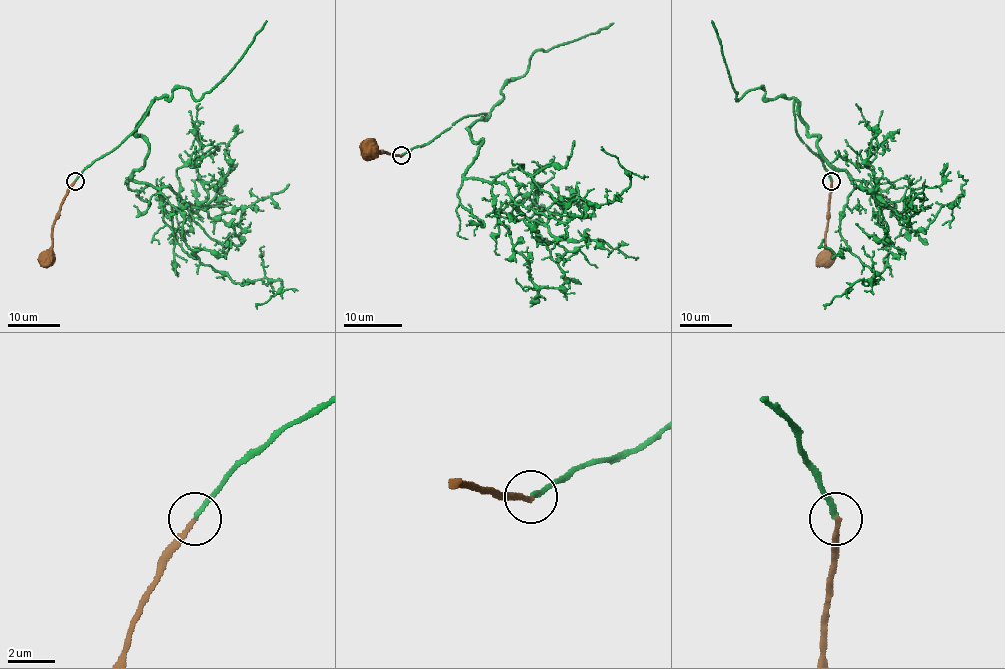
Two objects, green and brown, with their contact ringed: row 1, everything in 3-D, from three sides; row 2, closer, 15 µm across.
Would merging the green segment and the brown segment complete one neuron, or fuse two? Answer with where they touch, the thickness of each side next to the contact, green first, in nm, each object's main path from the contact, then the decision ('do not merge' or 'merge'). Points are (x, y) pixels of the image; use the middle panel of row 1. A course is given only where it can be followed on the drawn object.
(401, 155) | 190/180 nm | green via (401, 155), (481, 116), (466, 177), (491, 182), (520, 164), (562, 203), (598, 205), (630, 174), (603, 148) | brown via (401, 155), (370, 148) | do not merge

